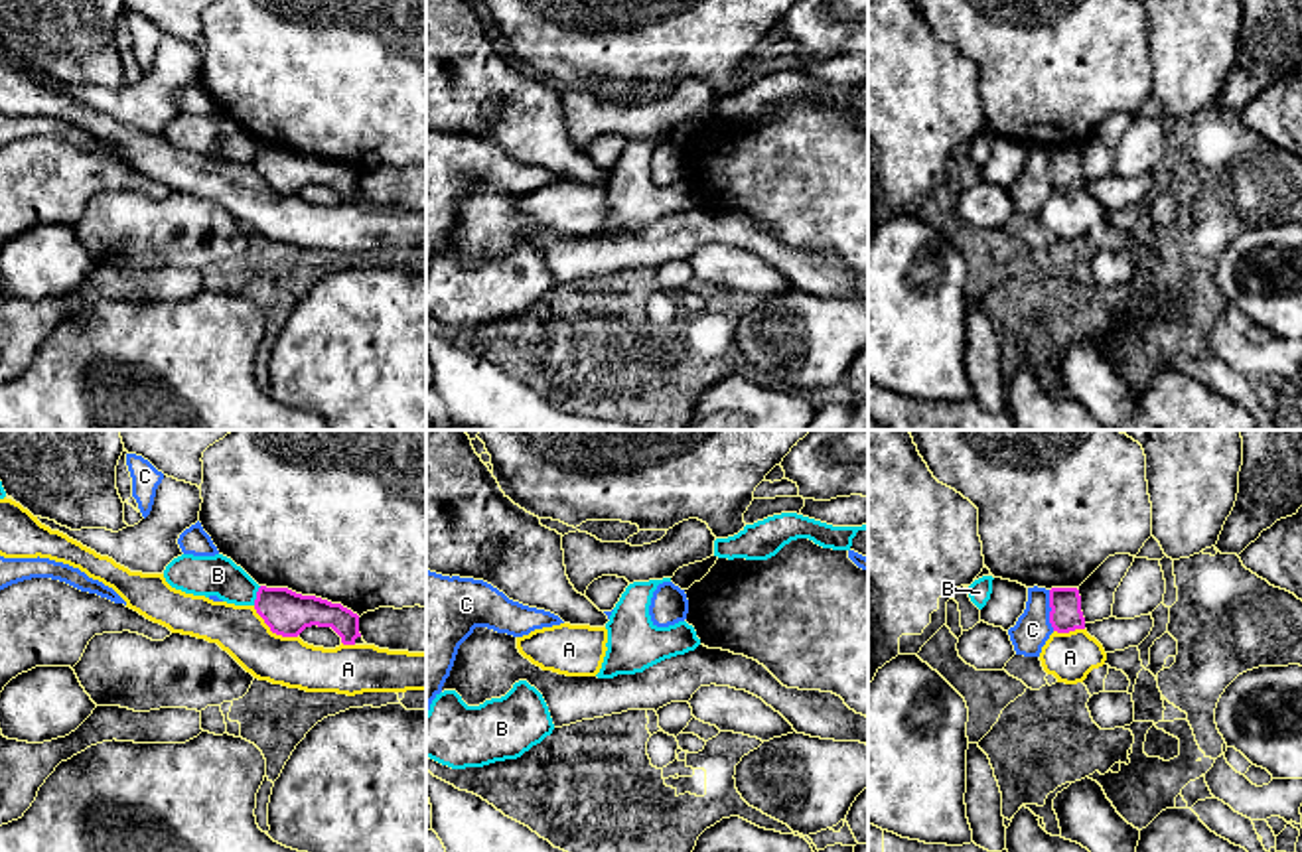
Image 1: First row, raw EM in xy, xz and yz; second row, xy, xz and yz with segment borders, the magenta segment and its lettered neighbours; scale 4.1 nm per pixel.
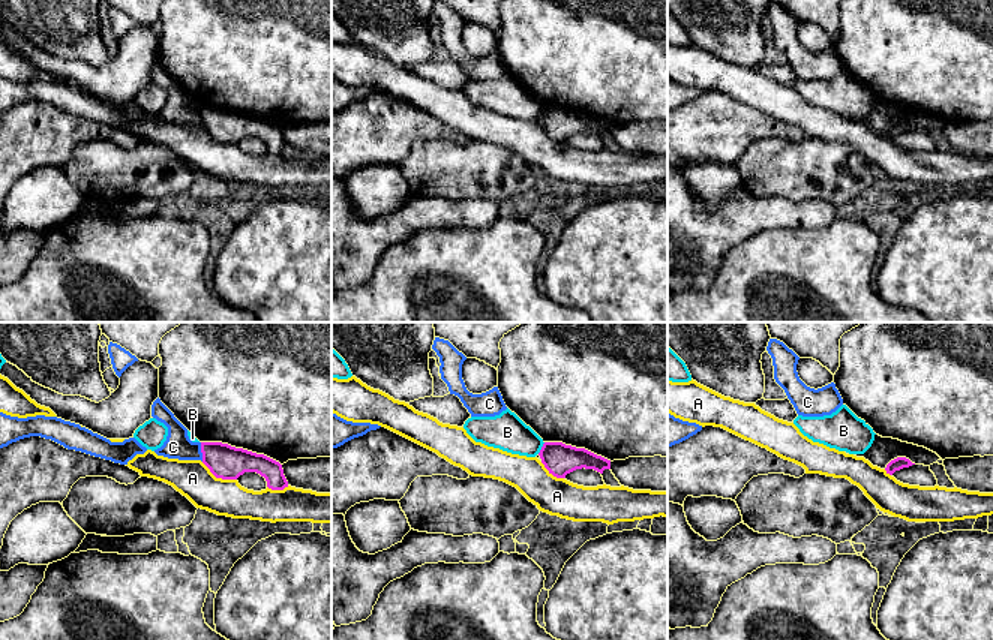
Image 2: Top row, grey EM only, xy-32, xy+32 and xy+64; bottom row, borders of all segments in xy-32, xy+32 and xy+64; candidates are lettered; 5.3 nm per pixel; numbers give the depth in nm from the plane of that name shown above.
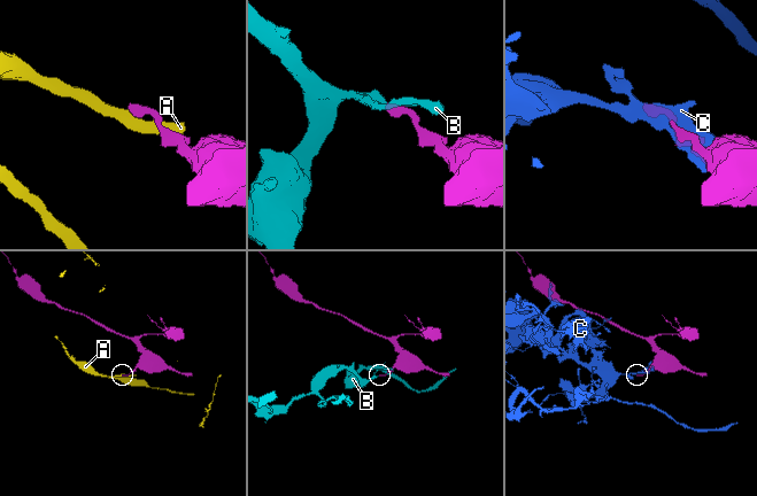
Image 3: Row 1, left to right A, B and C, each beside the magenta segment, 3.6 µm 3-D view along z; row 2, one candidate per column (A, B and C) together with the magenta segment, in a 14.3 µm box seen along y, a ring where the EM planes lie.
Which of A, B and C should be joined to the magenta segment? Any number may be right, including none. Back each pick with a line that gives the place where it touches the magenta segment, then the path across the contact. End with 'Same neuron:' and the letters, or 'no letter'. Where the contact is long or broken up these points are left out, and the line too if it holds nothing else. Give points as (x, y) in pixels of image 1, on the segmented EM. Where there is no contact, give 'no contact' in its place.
Same neuron: no letter

